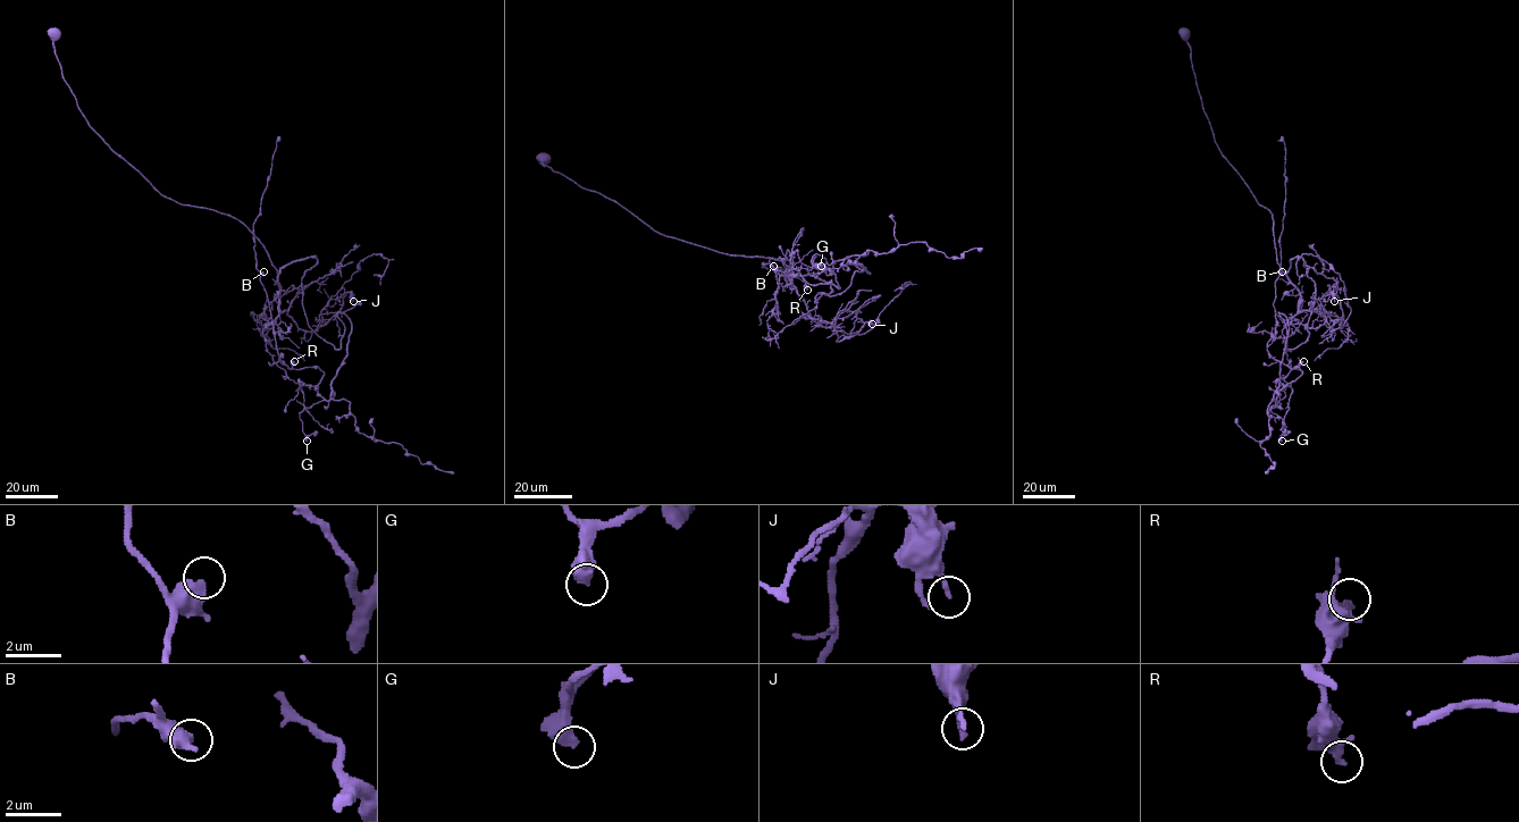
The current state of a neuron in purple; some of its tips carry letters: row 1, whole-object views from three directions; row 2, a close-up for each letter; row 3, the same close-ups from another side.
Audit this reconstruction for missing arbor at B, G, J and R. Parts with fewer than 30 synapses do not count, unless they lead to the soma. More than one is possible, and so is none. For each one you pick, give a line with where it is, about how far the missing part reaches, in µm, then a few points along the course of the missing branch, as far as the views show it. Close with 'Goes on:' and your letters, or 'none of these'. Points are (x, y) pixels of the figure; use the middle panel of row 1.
Goes on: none of these

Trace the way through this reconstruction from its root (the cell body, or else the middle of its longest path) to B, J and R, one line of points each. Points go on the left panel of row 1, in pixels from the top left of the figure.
B: (55, 33), (162, 194), (317, 259), (328, 401), (263, 271)
J: (55, 33), (89, 126), (162, 194), (238, 219), (300, 328), (324, 326), (347, 292), (353, 301)
R: (55, 33), (162, 194), (278, 273), (317, 259), (309, 326), (340, 349), (351, 324), (328, 401), (294, 361)

